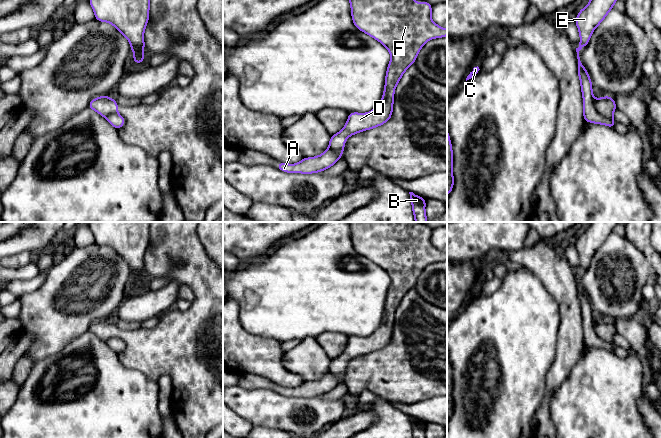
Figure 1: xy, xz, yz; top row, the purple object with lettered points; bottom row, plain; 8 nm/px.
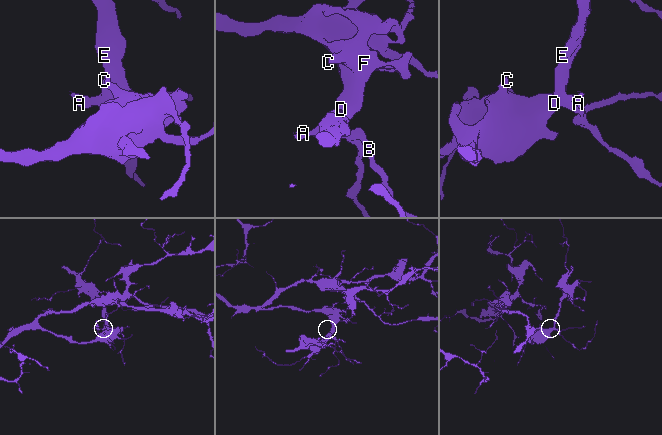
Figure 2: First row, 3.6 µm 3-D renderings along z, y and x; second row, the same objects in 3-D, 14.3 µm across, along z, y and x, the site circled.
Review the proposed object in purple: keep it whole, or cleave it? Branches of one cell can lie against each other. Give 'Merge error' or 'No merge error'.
Merge error

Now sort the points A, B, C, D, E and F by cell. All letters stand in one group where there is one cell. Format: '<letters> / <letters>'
A / B C D E F

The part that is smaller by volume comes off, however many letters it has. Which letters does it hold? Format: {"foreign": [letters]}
{"foreign": ["A"]}

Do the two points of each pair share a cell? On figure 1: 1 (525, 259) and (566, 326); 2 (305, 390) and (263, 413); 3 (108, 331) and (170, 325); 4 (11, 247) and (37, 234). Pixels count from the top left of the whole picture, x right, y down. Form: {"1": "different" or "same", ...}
{"1": "same", "2": "different", "3": "same", "4": "same"}

